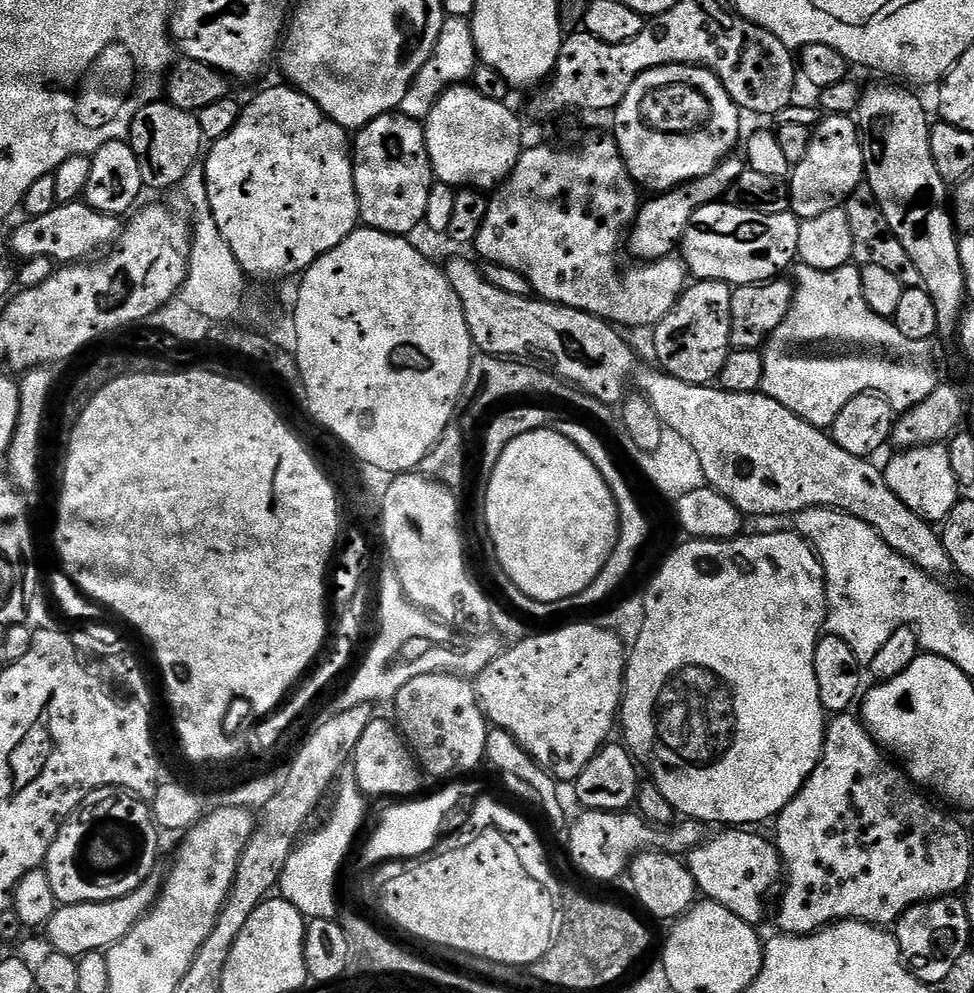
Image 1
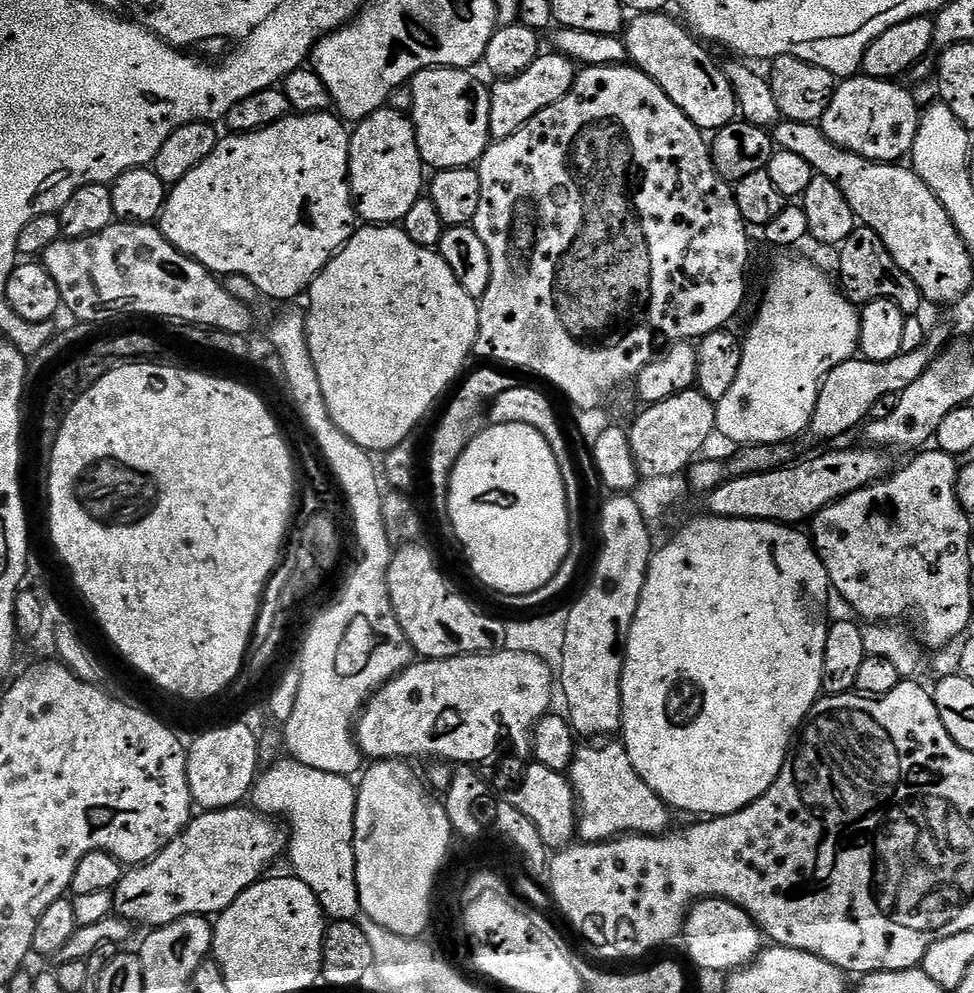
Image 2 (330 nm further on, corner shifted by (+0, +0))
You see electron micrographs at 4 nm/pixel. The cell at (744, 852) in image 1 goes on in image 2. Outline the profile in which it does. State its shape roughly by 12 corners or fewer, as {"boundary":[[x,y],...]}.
{"boundary":[[623,743],[577,747],[579,839],[667,833]]}

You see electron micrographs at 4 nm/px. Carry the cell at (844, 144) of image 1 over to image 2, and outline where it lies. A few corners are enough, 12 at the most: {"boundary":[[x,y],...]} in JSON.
{"boundary":[[857,74],[835,85],[830,142],[900,162],[921,105],[900,82]]}

